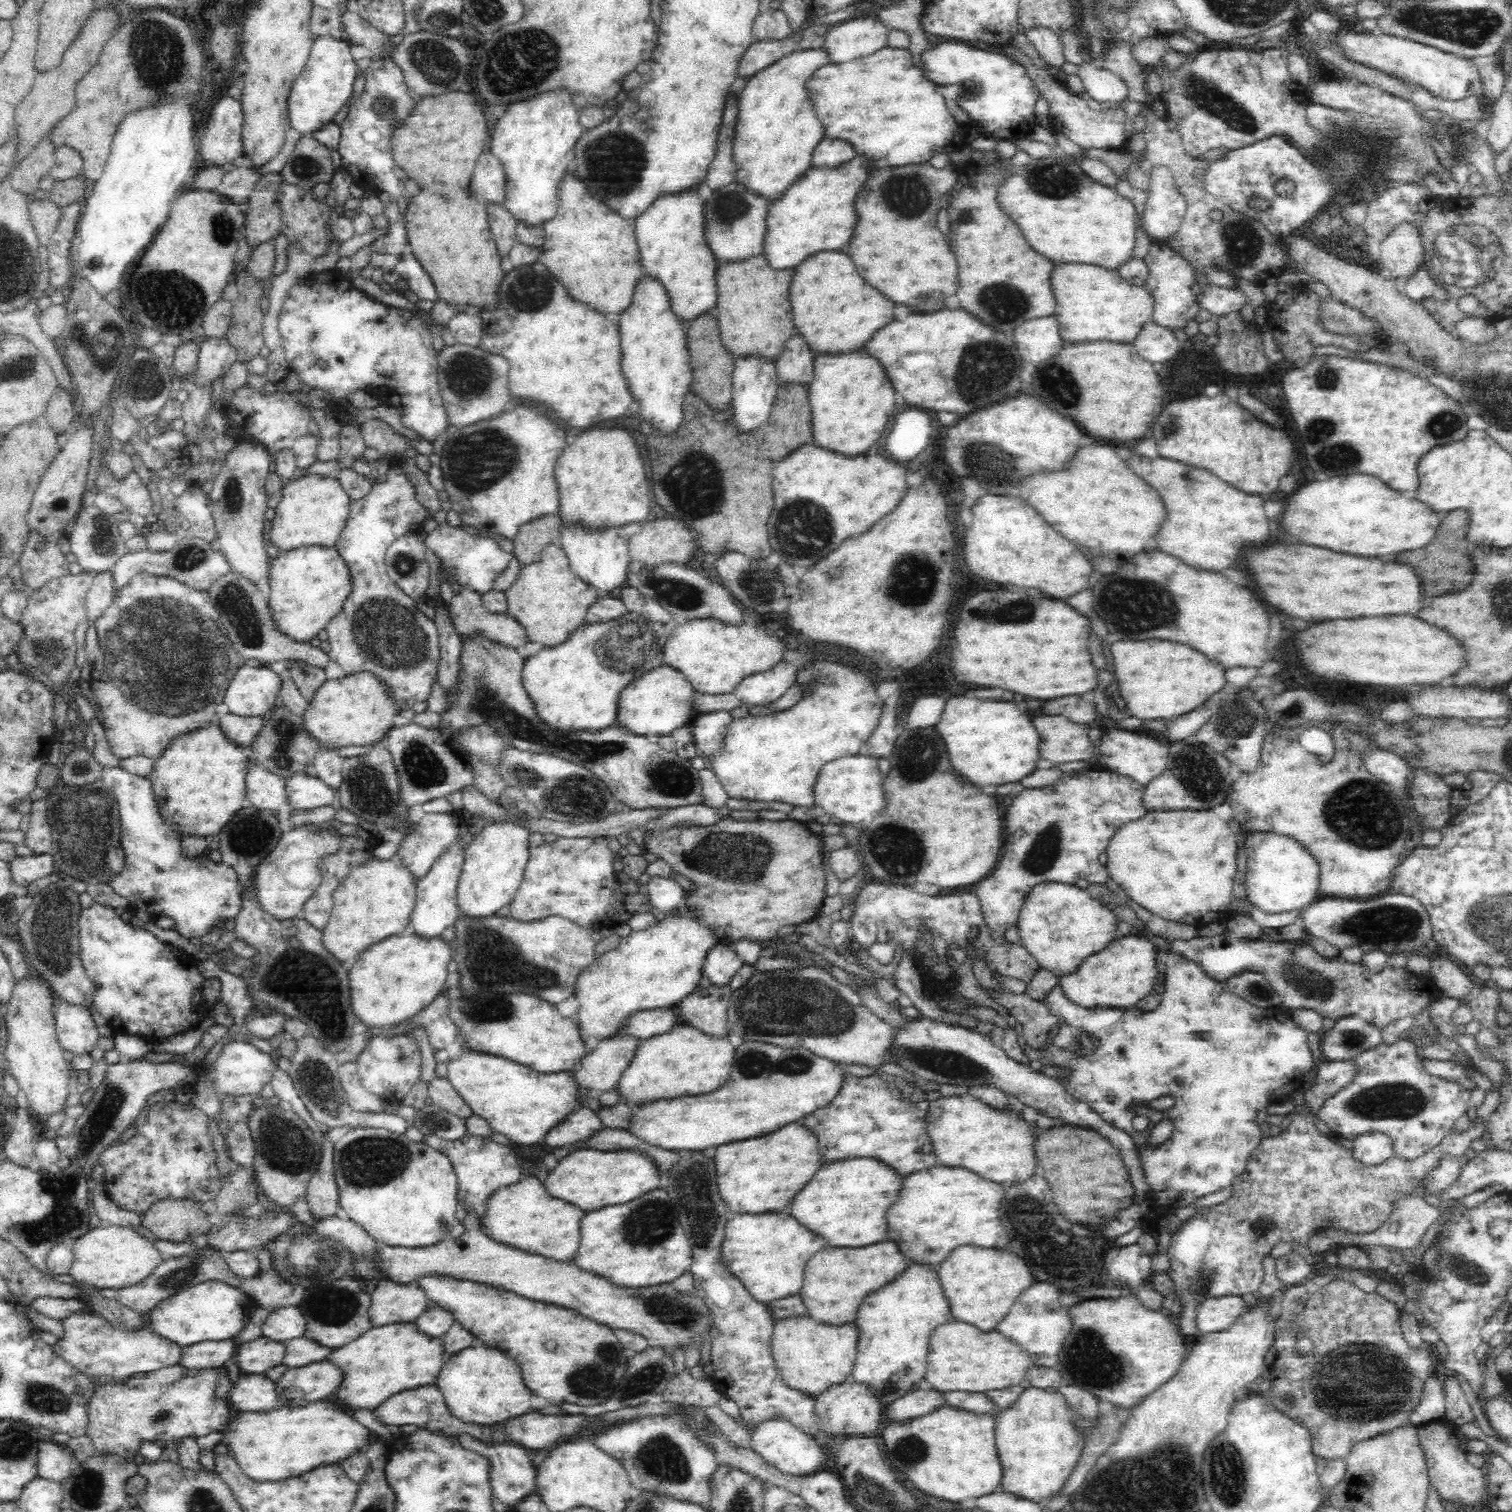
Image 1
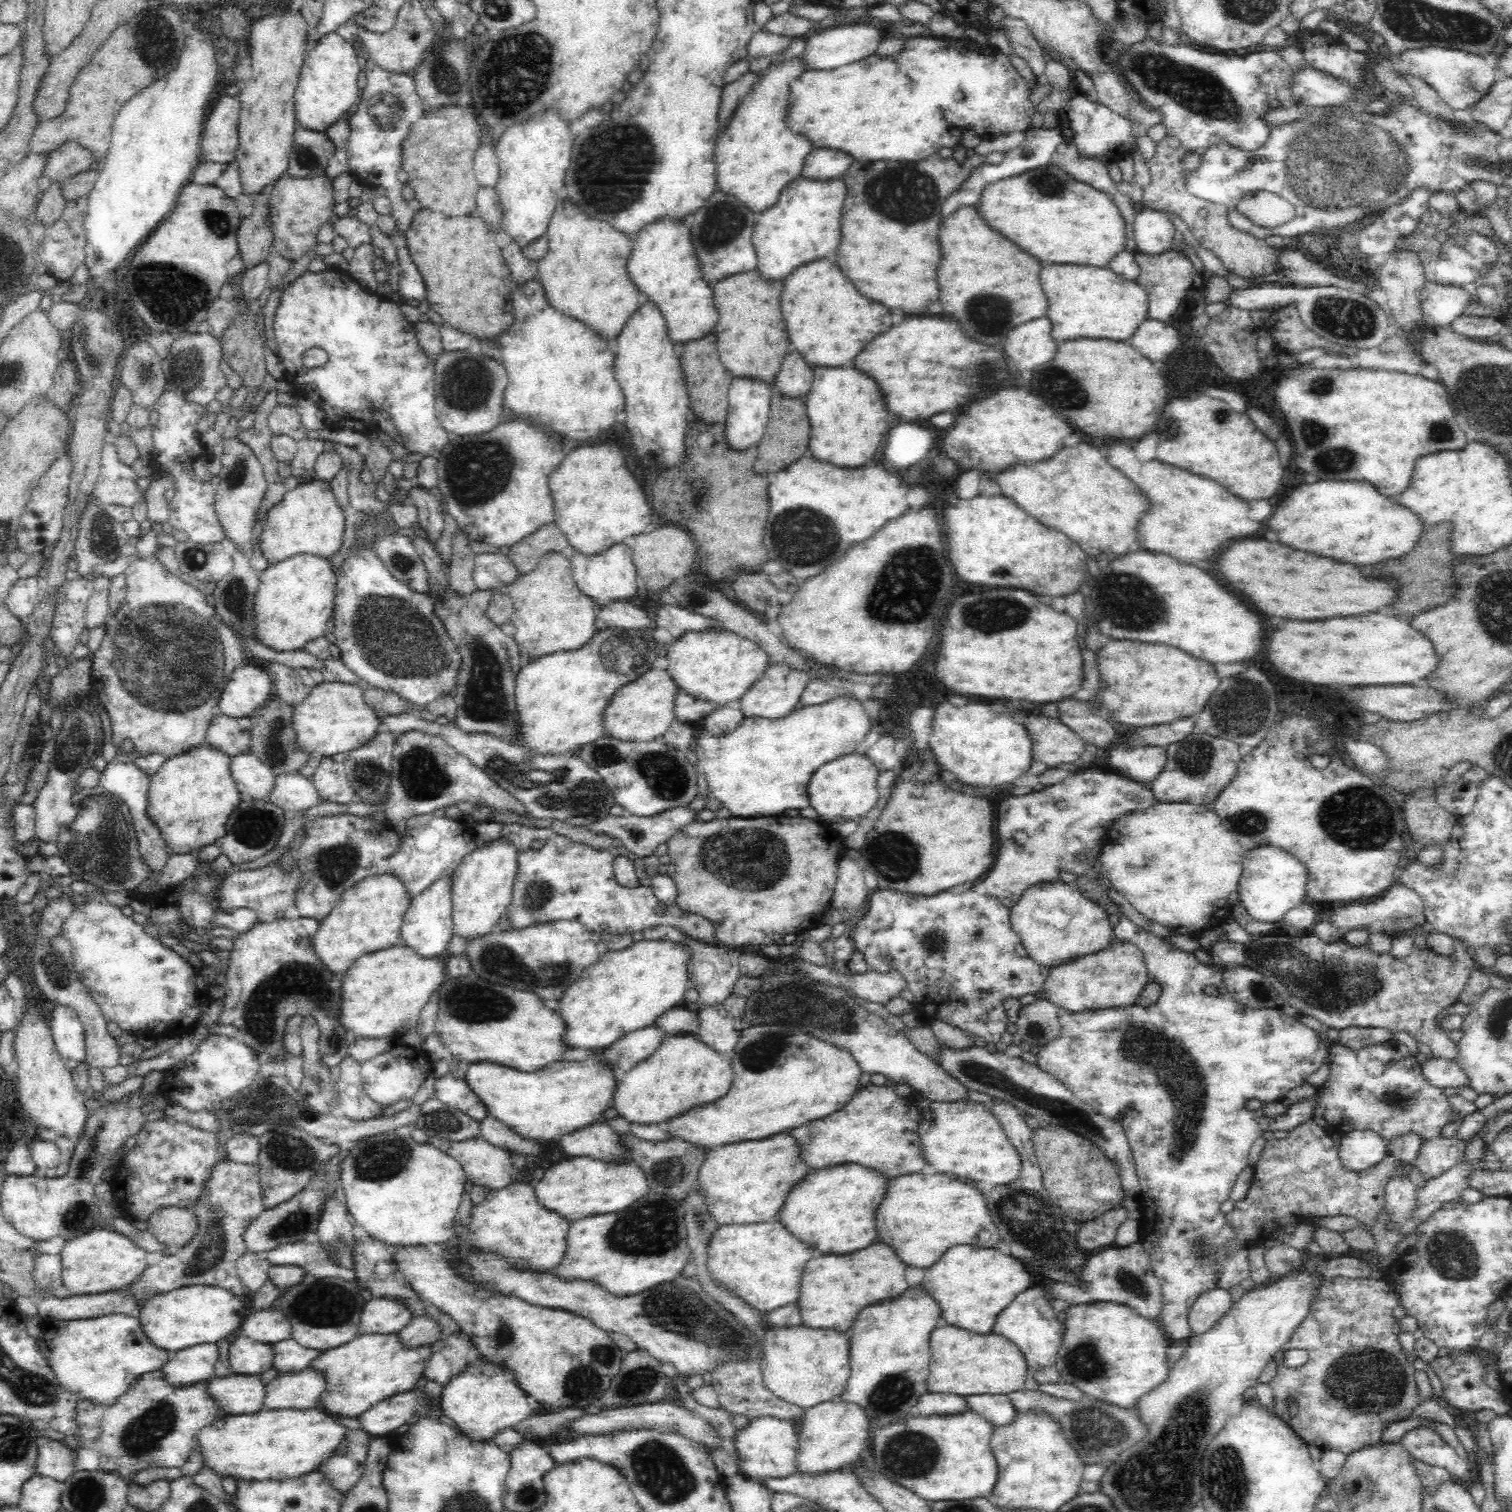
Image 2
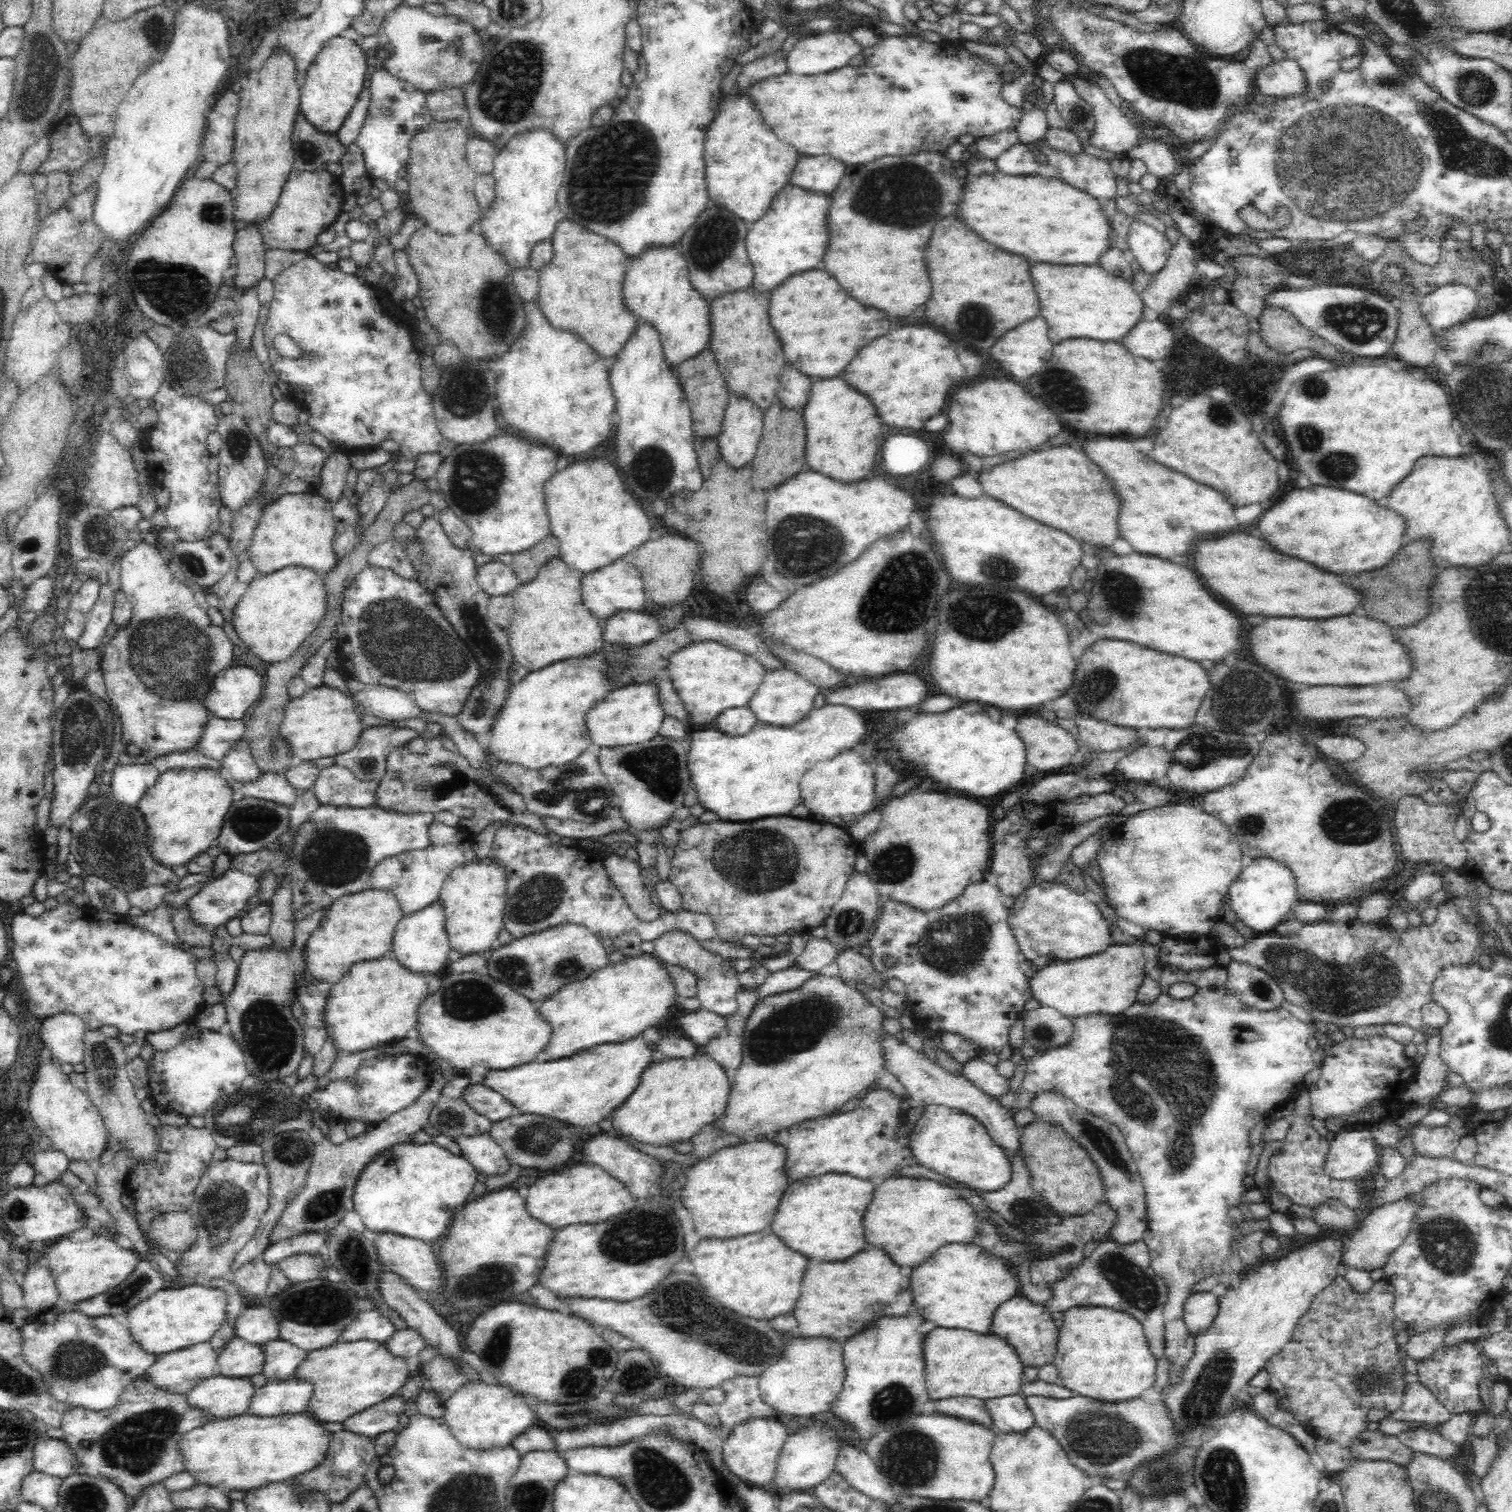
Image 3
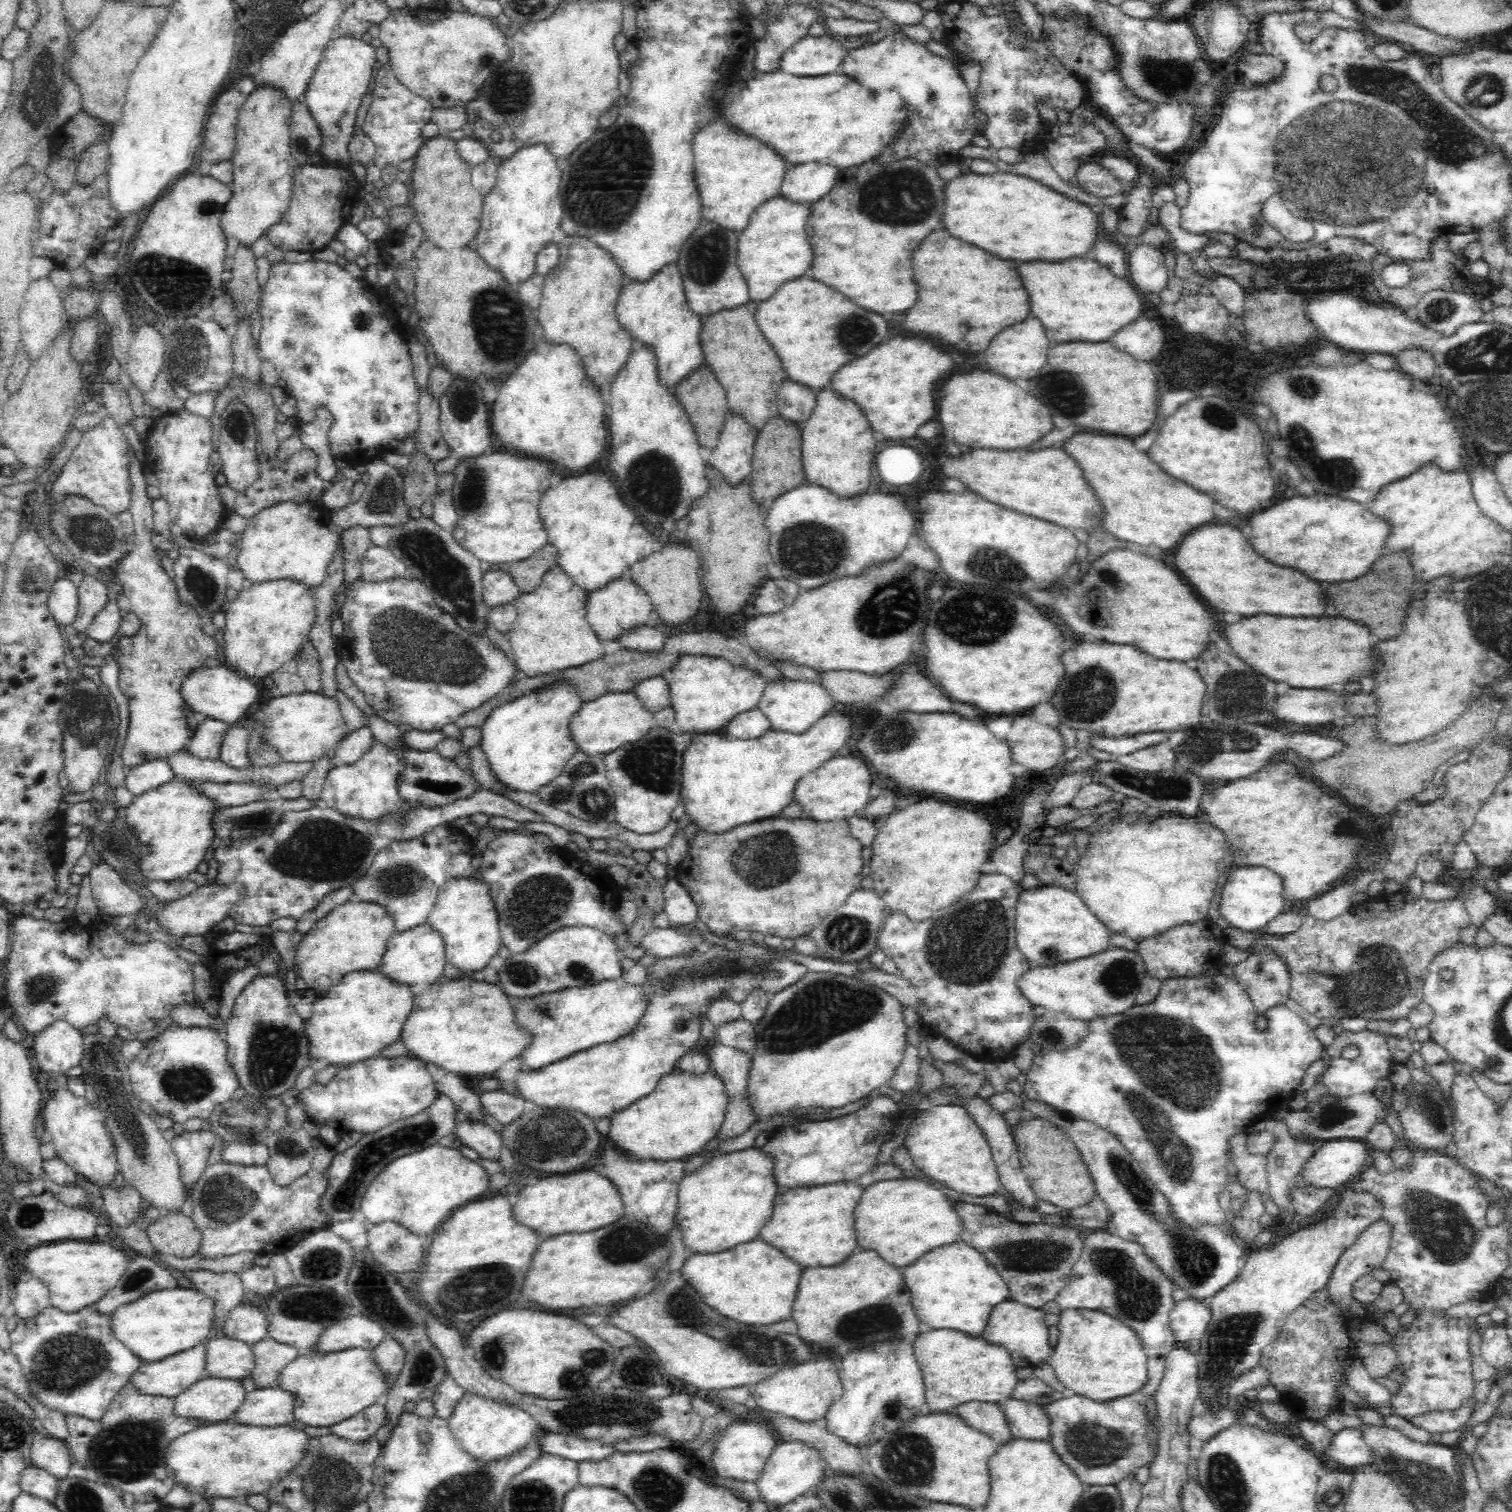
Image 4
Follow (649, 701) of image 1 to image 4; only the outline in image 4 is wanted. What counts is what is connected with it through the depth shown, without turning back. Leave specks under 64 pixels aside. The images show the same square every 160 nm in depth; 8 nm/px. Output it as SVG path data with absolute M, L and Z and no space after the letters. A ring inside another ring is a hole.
M632 691L612 692L585 702L568 722L569 735L578 751L588 756L612 752L640 738L653 725L654 716L633 696Z

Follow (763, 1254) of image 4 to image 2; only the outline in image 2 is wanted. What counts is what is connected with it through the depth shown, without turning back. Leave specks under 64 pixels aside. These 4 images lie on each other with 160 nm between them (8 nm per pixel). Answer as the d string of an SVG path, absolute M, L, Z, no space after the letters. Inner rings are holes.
M778 1220L748 1224L748 1226L732 1224L732 1226L718 1227L708 1239L705 1267L713 1283L723 1288L728 1294L737 1296L763 1316L776 1308L797 1302L804 1266L814 1256L816 1256L816 1251L812 1246L796 1240Z

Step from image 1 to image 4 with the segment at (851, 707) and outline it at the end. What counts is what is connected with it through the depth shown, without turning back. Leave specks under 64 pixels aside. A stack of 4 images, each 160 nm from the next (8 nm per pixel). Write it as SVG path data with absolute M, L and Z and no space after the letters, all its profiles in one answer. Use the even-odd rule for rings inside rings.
M831 711L818 720L804 734L768 730L764 736L752 740L738 740L725 733L692 734L682 756L682 780L679 802L684 806L684 815L697 830L713 835L730 832L742 824L770 818L792 802L796 780L808 772L814 772L822 762L840 754L852 736L852 720L842 713Z

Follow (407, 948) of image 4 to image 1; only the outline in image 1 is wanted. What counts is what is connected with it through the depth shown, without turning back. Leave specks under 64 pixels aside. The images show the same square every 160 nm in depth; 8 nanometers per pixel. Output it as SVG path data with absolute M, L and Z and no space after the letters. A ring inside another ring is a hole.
M462 842L454 843L436 860L430 872L417 882L415 905L409 917L409 929L414 932L414 935L420 936L420 939L432 941L440 938L440 934L446 928L452 928L458 918L457 884L465 846Z

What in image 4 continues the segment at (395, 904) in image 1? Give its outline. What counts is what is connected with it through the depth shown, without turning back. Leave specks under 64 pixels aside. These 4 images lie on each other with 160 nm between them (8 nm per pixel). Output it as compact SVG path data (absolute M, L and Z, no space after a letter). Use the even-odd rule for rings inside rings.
M351 899L346 904L334 908L332 912L322 918L303 936L295 957L299 983L303 987L315 990L317 994L321 995L332 986L340 984L344 976L350 972L378 970L382 956L386 952L388 940L394 934L394 921L392 921L392 917L384 913L384 909L381 906Z

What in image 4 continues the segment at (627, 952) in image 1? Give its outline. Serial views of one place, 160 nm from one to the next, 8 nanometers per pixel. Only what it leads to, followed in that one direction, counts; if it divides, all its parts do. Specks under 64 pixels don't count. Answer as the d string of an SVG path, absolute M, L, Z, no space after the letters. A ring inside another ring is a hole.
M623 978L604 981L597 986L573 987L543 995L515 997L512 1001L515 1025L530 1035L528 1046L520 1054L520 1066L524 1071L539 1071L550 1064L561 1062L577 1053L591 1050L599 1044L611 1043L628 1034L644 1014L647 998L643 986L626 983Z

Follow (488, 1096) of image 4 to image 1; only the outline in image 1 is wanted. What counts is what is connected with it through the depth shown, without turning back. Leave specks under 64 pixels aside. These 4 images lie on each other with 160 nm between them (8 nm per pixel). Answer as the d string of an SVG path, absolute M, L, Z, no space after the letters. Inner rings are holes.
M435 1077L431 1080L428 1084L428 1096L429 1103L438 1105L460 1118L468 1119L475 1115L472 1107L464 1101L448 1077Z

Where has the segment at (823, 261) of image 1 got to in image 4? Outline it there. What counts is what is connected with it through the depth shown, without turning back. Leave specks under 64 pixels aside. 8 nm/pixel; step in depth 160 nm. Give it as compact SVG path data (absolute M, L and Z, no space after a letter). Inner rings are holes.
M808 274L784 283L768 300L757 303L753 319L758 330L764 335L768 344L774 348L774 352L778 354L787 378L800 386L820 392L829 386L832 375L839 368L854 358L866 356L876 346L886 344L890 340L890 334L888 334L888 326L880 314L858 308L848 298L844 298L840 292L836 292L834 288L818 284L816 280L806 278L806 276Z

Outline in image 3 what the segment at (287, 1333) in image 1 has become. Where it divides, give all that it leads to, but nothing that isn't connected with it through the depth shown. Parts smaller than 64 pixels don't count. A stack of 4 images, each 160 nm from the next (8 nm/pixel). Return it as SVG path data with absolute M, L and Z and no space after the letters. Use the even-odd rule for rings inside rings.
M267 1304L244 1307L234 1322L234 1332L238 1338L261 1345L278 1339L279 1324Z

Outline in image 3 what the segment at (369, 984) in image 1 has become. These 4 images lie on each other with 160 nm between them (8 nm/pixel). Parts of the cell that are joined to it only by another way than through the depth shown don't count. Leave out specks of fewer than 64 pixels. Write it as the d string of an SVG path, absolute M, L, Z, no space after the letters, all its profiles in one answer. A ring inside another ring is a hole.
M391 956L381 960L358 962L352 965L343 978L332 986L329 986L329 995L323 1006L323 1029L330 1040L336 1054L343 1052L357 1054L380 1046L390 1045L394 1040L404 1039L406 1033L415 1028L417 1023L417 1008L428 996L428 984L425 977L412 975L400 963Z

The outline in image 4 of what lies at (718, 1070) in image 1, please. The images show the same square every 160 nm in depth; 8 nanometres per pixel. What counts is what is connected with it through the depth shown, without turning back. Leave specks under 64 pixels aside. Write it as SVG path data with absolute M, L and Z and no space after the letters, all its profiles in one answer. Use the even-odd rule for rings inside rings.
M676 1070L672 1075L664 1076L652 1094L612 1113L607 1135L618 1151L632 1159L657 1163L686 1161L690 1156L704 1152L702 1148L718 1137L726 1118L728 1097L722 1079L714 1071L696 1075Z

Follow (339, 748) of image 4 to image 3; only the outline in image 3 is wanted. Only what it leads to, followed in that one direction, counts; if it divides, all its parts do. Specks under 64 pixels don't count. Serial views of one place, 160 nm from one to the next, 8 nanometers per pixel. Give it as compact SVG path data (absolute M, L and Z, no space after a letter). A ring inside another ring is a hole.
M365 727L352 748L335 756L335 764L350 769L362 780L381 780L391 750L421 736L421 731L409 727Z

